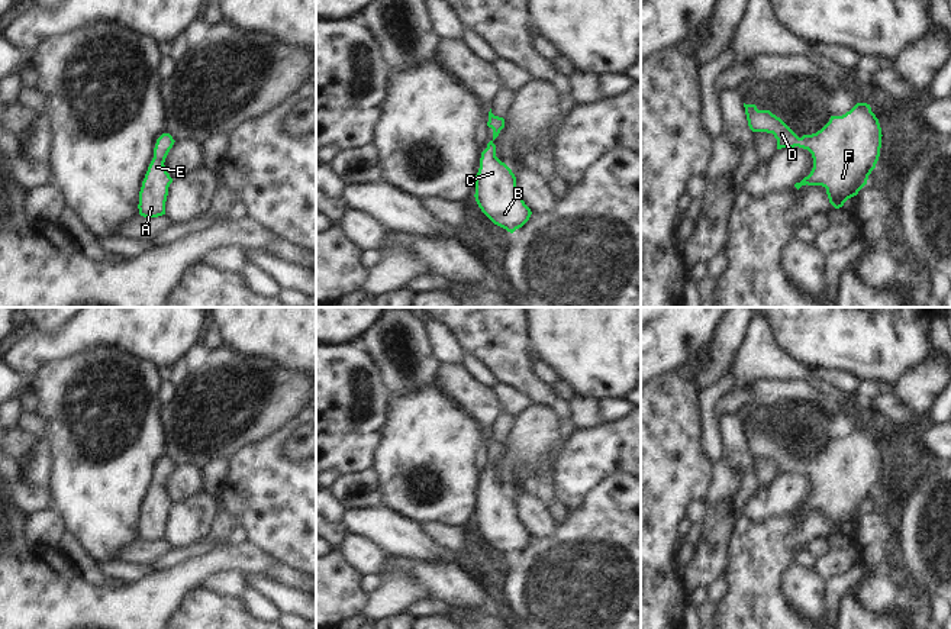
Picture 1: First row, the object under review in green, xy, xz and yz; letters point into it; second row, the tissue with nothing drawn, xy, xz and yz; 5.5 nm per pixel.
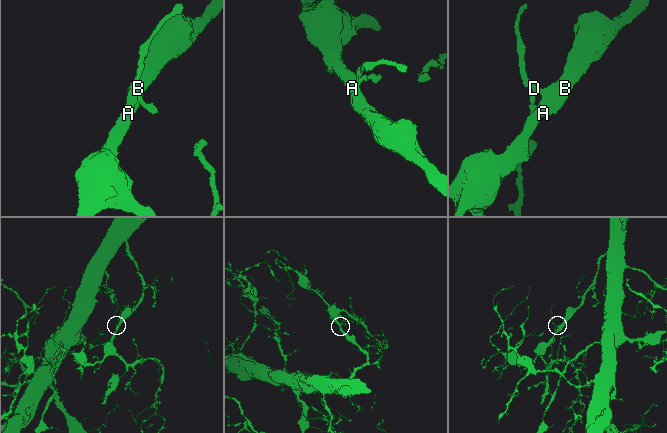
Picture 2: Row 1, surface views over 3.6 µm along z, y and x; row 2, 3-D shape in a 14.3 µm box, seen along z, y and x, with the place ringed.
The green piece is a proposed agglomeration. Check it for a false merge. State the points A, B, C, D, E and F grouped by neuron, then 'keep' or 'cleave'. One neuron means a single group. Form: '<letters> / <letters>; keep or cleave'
A B C D E F; keep

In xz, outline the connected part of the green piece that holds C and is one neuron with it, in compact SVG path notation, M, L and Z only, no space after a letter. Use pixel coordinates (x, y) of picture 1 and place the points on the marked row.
M491 109L489 112L487 126L493 129L493 139L487 143L487 148L481 152L480 168L476 175L476 201L481 212L497 226L513 233L522 228L531 217L532 212L525 204L522 196L516 187L516 177L512 170L496 157L496 145L493 141L499 136L504 128L504 119L494 116Z

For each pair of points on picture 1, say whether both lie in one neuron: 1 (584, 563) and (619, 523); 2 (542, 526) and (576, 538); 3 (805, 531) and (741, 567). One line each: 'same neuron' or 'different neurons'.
1: same neuron
2: different neurons
3: same neuron

